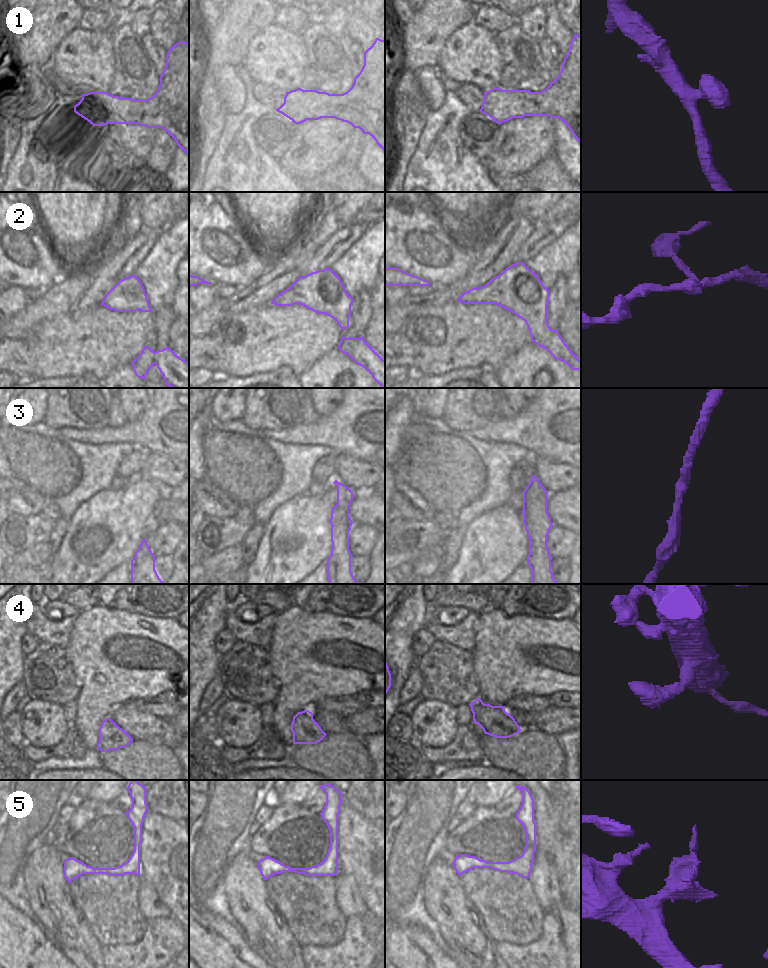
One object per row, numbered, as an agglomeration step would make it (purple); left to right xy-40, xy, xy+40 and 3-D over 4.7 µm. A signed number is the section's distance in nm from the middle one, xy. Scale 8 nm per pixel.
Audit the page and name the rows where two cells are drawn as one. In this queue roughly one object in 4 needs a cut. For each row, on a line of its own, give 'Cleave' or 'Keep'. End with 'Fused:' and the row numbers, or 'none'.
1: Keep
2: Cleave
3: Keep
4: Keep
5: Keep
Fused: 2

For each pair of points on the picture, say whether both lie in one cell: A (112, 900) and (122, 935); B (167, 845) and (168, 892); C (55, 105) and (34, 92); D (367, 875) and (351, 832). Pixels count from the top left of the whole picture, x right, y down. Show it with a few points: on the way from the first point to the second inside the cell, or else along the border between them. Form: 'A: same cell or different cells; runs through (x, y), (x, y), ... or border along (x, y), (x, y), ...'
A: same cell; runs through (112, 909), (114, 918), (122, 926)
B: same cell; runs through (167, 857), (168, 880)
C: different cells; border along (48, 91), (45, 108), (40, 113), (30, 116)
D: same cell; runs through (367, 864), (367, 853), (360, 843)

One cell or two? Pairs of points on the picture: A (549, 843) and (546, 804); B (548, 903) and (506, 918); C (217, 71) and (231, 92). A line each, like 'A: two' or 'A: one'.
A: one
B: two
C: one

